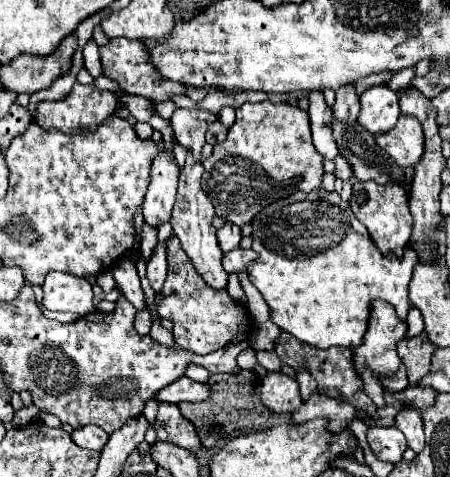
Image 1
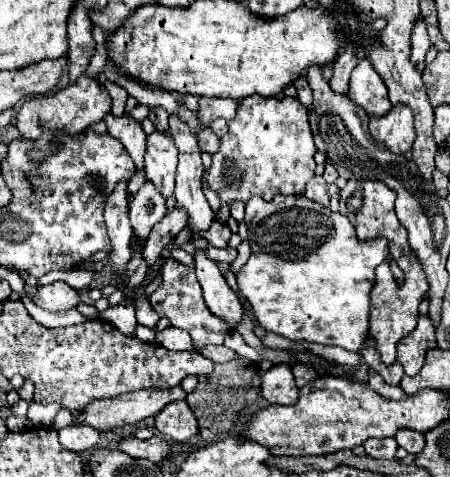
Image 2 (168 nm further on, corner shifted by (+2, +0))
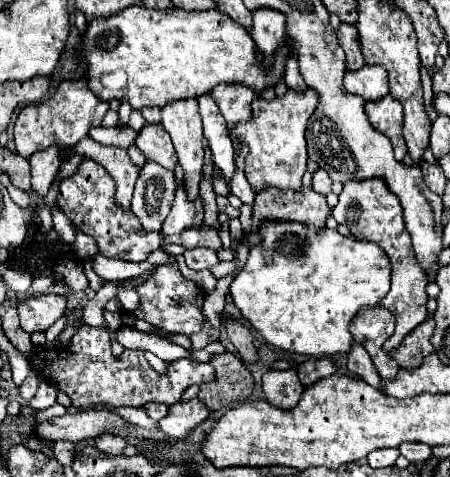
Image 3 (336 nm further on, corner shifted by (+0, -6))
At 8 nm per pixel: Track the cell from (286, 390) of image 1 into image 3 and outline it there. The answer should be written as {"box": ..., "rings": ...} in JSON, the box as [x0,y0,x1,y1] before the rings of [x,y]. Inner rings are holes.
{"box":[262,369,304,409],"rings":[[[268,369],[262,377],[262,385],[268,403],[272,403],[278,409],[294,409],[304,391],[304,385],[298,381],[294,369],[286,371]]]}

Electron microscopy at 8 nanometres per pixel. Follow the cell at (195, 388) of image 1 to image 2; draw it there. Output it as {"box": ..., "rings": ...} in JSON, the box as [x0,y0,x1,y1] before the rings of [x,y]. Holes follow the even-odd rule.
{"box":[76,389,186,431],"rings":[[[144,389],[144,391],[132,391],[132,393],[124,393],[112,399],[96,399],[92,401],[78,417],[76,417],[76,425],[88,425],[96,431],[110,431],[116,427],[126,427],[126,425],[136,425],[140,421],[144,421],[146,417],[154,417],[162,407],[166,407],[172,401],[178,399],[186,399],[186,393],[176,389]]]}

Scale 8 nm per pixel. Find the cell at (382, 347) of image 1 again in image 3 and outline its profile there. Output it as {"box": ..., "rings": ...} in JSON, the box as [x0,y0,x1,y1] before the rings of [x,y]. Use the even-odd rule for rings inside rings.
{"box":[332,179,428,355],"rings":[[[366,179],[366,181],[348,181],[338,197],[338,205],[332,209],[332,215],[338,223],[352,221],[348,223],[350,231],[354,237],[364,239],[364,241],[372,241],[376,245],[380,245],[388,257],[390,257],[390,265],[392,265],[392,287],[388,291],[388,295],[378,303],[378,307],[388,309],[394,319],[396,319],[396,329],[394,335],[390,339],[386,339],[386,343],[382,345],[384,351],[390,355],[404,339],[406,333],[410,333],[416,325],[422,323],[422,319],[426,319],[428,311],[426,311],[426,283],[428,277],[422,271],[422,267],[416,261],[416,255],[412,251],[412,239],[404,227],[404,219],[402,219],[402,207],[398,197],[394,197],[386,183],[382,179]]]}

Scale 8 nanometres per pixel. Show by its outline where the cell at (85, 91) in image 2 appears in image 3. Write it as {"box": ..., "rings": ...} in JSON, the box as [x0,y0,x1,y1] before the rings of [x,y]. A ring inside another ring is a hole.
{"box":[14,79,110,157],"rings":[[[86,79],[78,81],[62,81],[56,93],[42,103],[26,105],[14,125],[14,141],[16,141],[16,153],[22,157],[30,157],[36,151],[44,151],[50,145],[62,145],[62,147],[74,147],[80,139],[88,137],[88,131],[102,123],[106,111],[110,105],[102,99],[98,99]]]}

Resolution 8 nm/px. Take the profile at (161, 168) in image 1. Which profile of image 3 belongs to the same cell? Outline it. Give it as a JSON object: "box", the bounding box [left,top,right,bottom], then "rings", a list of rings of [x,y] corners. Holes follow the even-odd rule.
{"box":[136,125,178,171],"rings":[[[146,125],[136,139],[136,147],[144,153],[148,161],[154,161],[168,171],[176,169],[178,157],[174,155],[174,145],[170,135],[166,135],[166,129],[162,125]]]}

